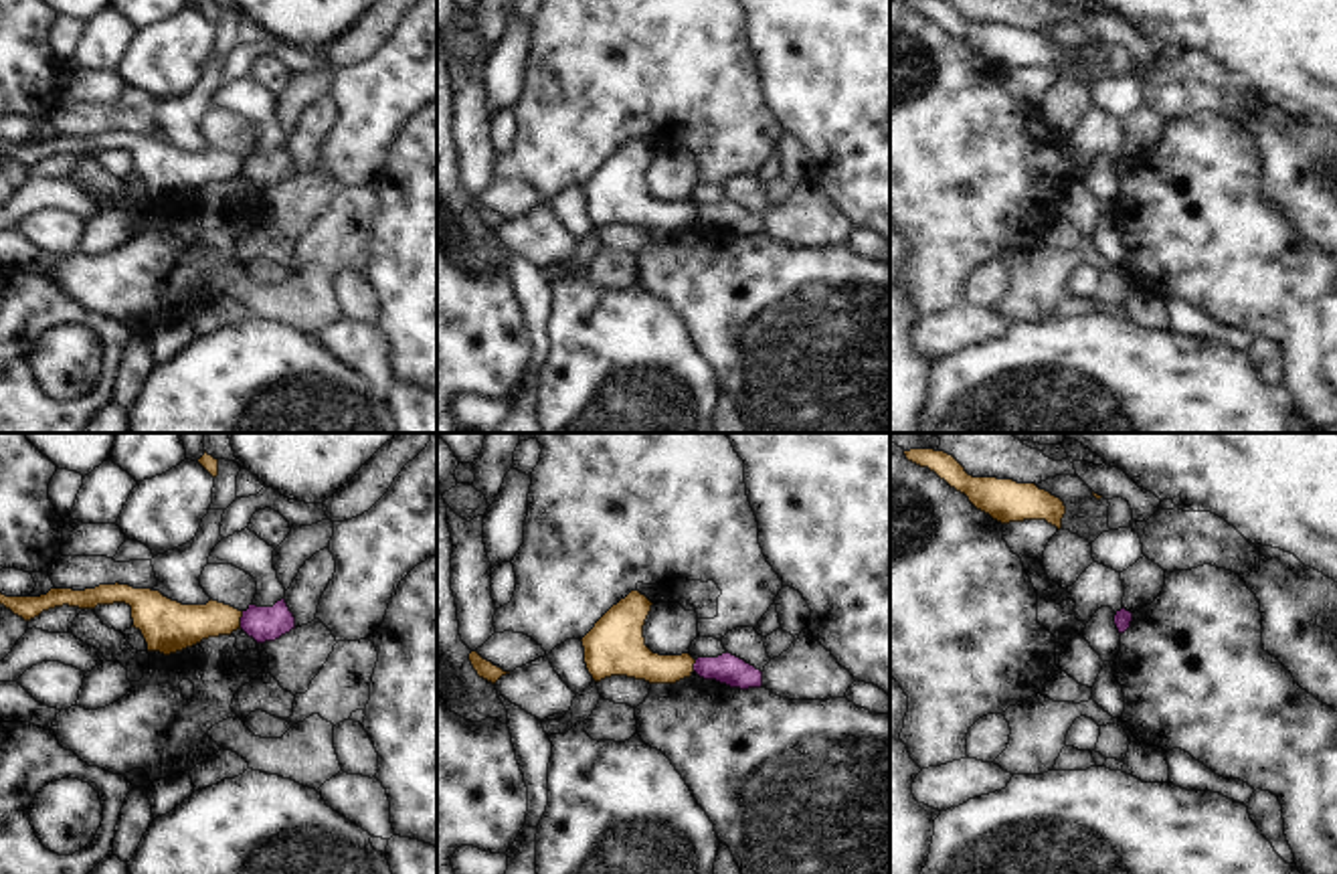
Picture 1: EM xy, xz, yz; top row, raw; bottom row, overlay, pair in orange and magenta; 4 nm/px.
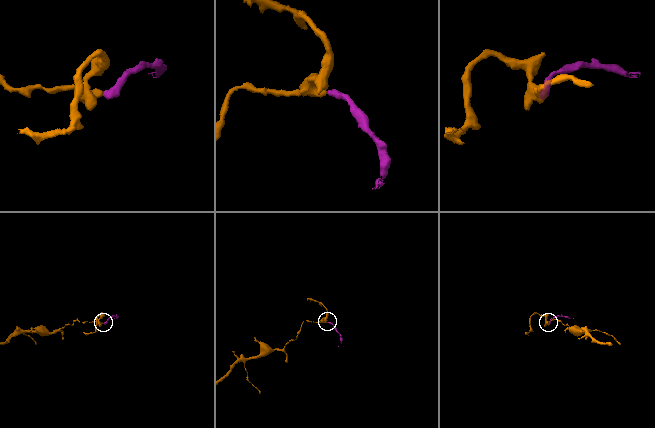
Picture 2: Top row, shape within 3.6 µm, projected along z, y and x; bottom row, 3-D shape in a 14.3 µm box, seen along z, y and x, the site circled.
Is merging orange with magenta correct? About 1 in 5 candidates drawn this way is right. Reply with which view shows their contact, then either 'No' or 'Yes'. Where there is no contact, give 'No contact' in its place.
Touches orange in xy. No.

